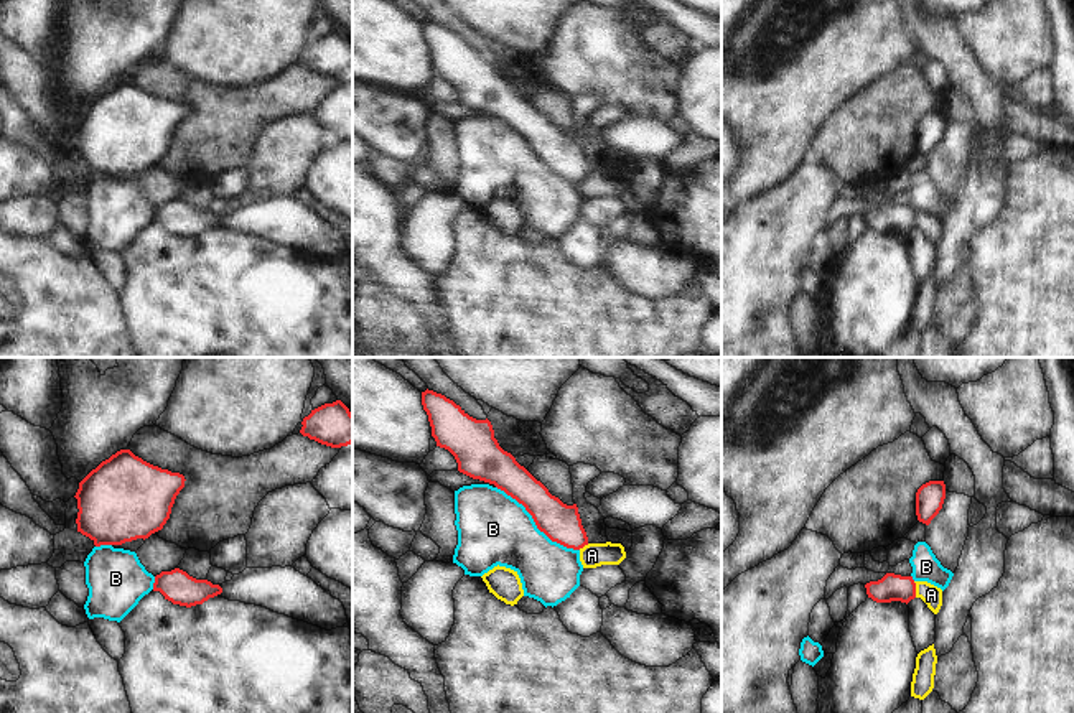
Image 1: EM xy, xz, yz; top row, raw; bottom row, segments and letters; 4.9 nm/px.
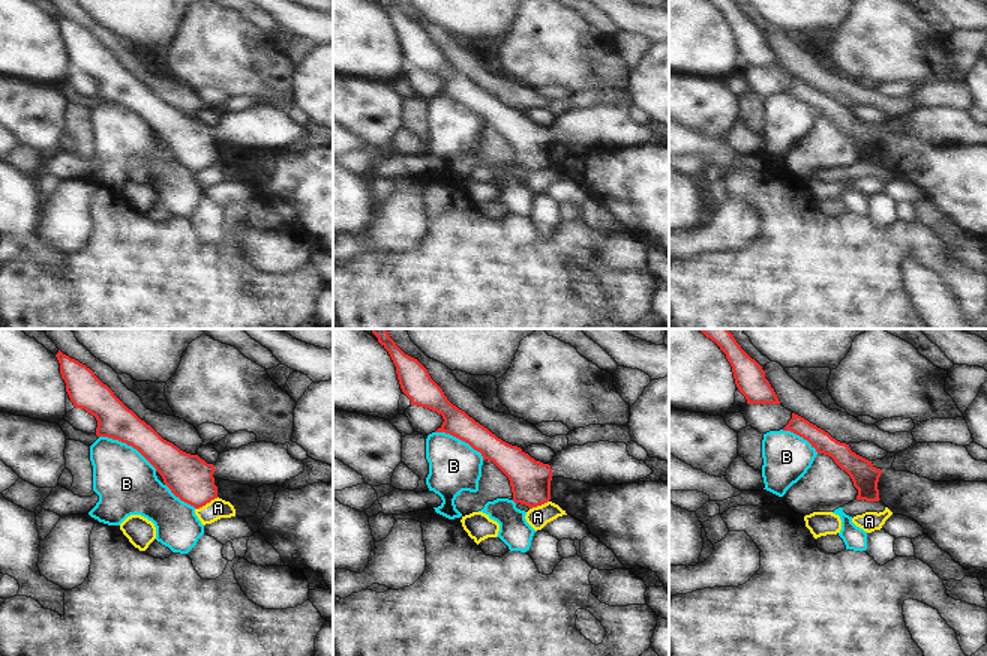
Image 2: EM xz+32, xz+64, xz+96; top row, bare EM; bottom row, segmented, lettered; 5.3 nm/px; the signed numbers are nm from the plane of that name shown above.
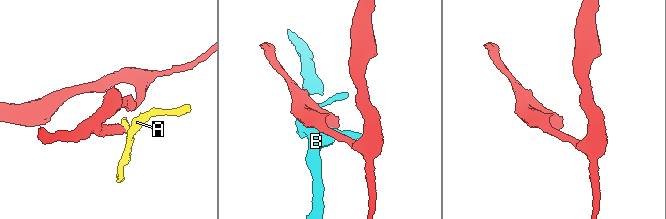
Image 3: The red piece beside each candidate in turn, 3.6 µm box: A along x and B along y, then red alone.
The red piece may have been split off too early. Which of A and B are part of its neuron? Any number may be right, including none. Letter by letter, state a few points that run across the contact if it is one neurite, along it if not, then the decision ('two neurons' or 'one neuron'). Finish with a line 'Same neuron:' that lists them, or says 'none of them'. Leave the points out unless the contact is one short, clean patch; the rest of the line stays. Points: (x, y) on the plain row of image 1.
A: yz (913, 213), (916, 228) | two neurons
B: two neurons
Same neuron: none of them

